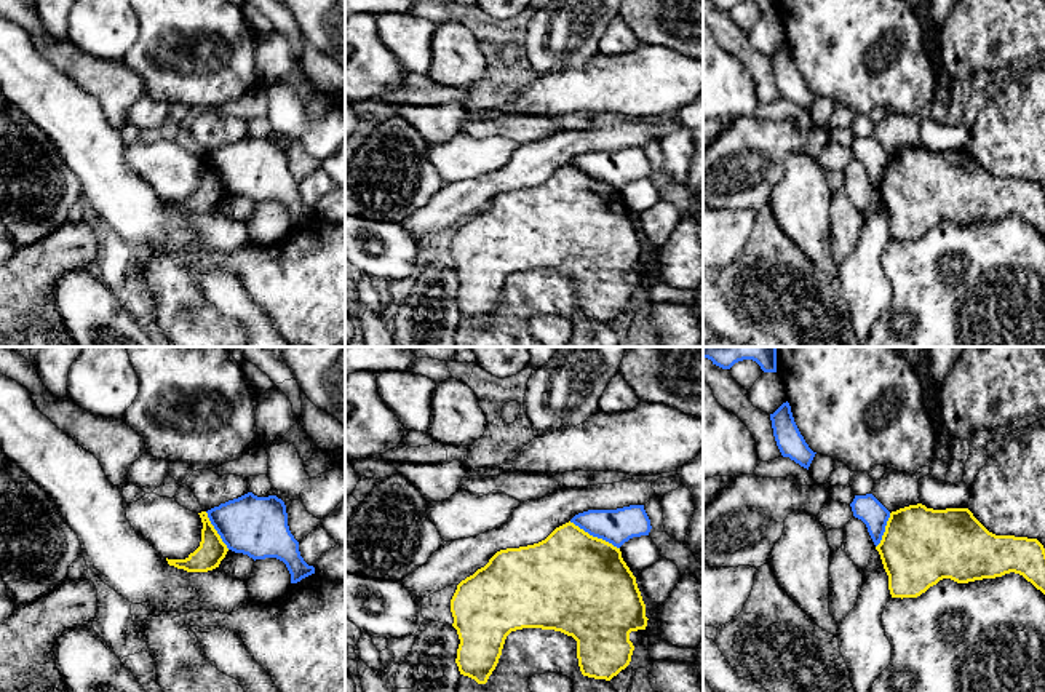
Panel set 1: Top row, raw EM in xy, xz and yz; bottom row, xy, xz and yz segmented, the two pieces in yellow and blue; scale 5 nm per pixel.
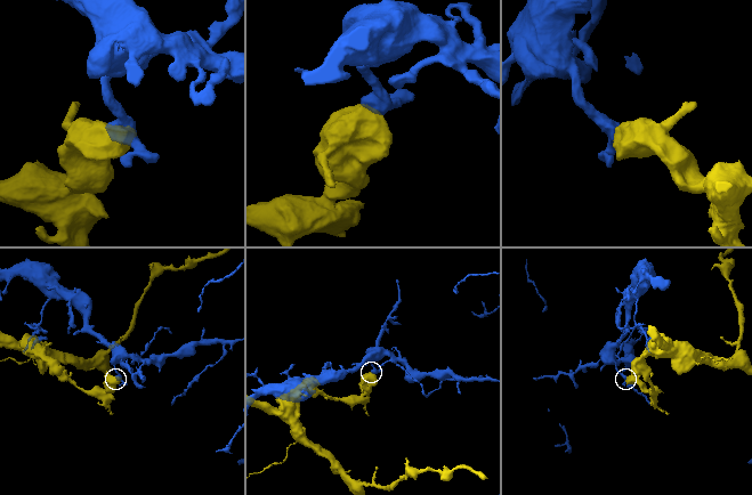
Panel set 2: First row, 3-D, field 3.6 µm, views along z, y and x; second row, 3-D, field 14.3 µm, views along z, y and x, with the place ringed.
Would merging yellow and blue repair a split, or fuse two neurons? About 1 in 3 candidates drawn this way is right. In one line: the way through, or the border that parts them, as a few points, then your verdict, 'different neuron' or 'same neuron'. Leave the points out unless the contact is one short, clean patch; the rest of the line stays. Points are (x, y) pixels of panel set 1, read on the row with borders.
along xz (569, 521), (619, 548) | different neuron

